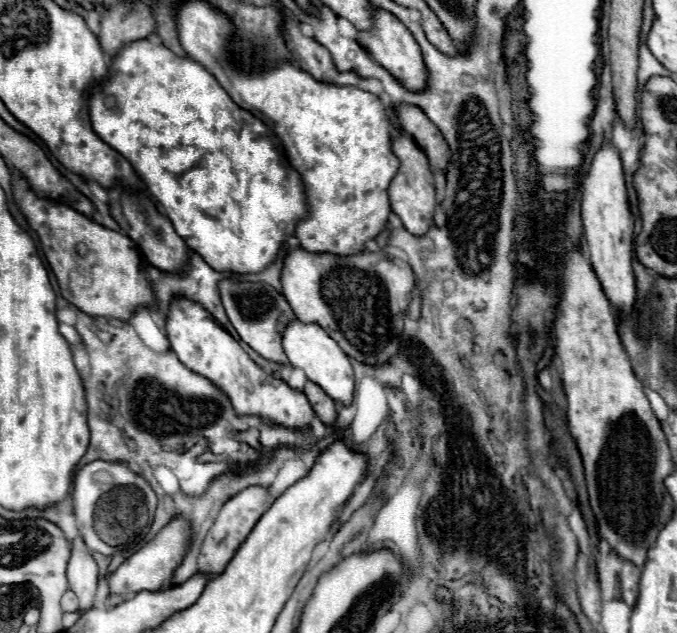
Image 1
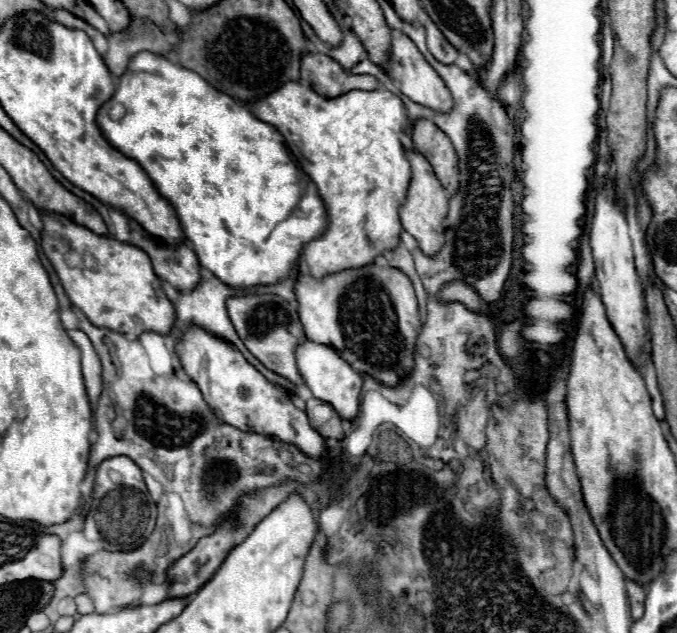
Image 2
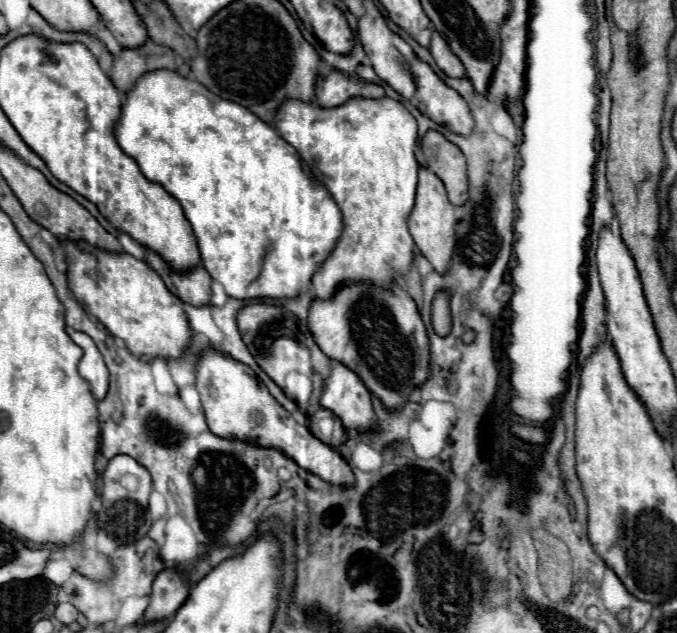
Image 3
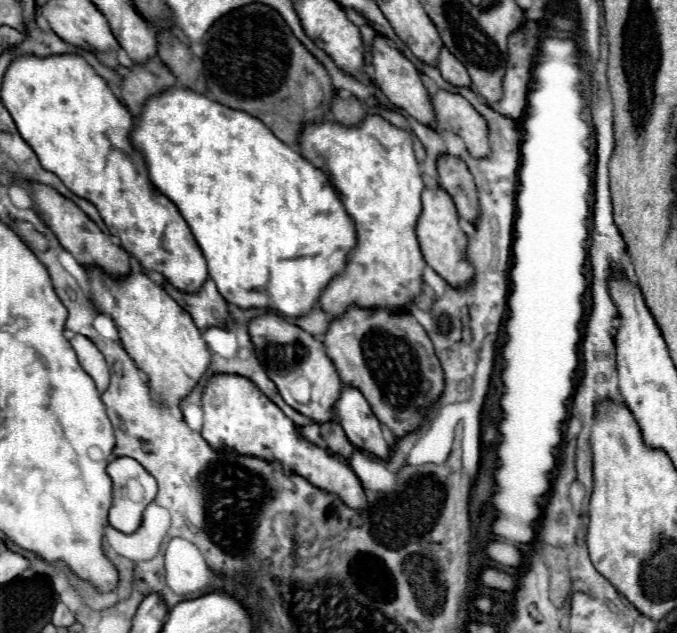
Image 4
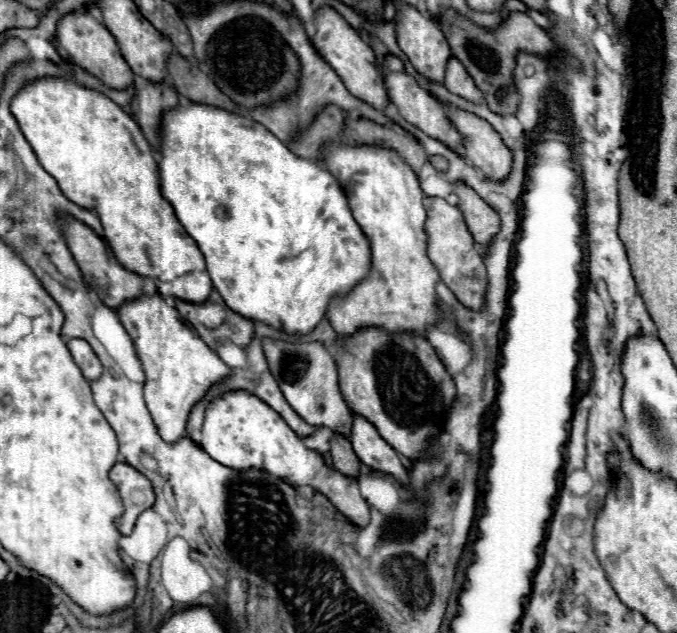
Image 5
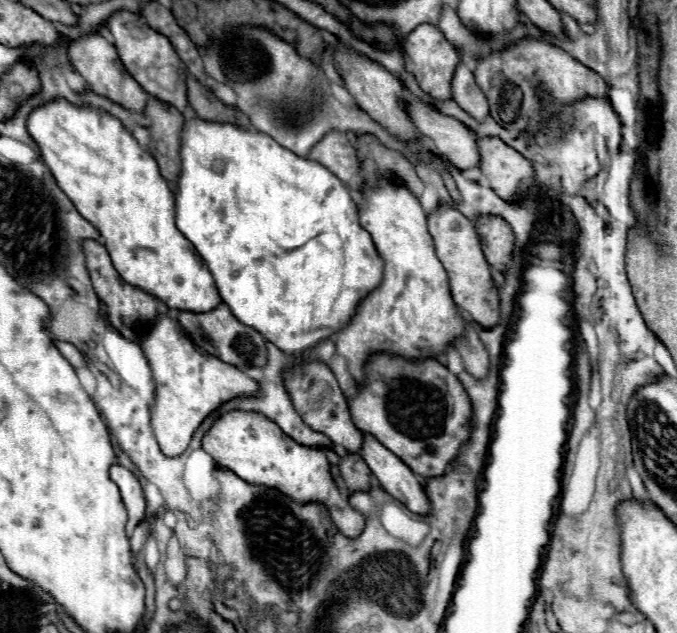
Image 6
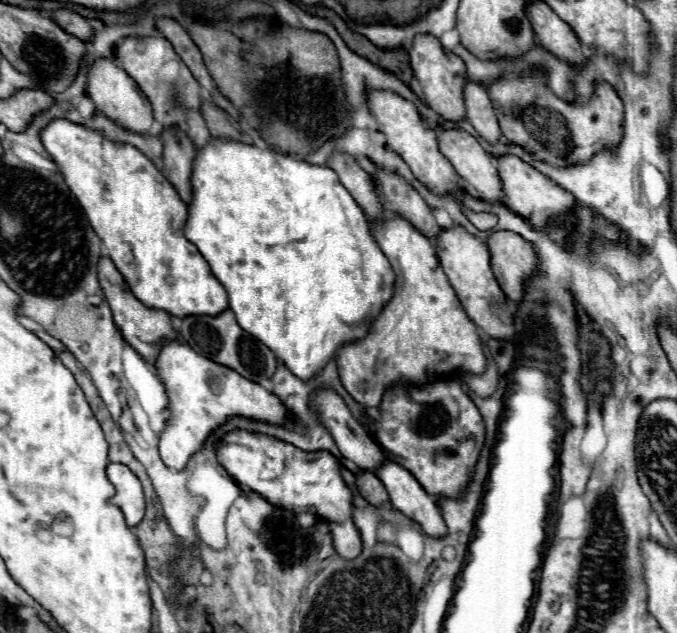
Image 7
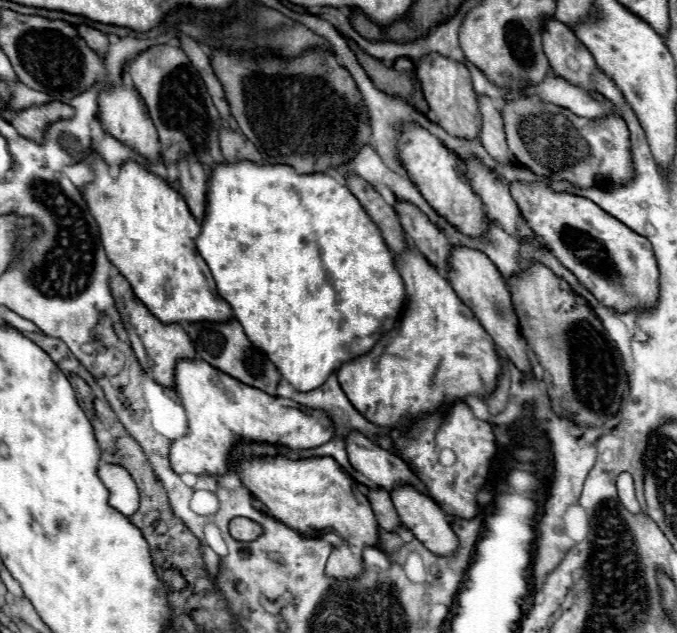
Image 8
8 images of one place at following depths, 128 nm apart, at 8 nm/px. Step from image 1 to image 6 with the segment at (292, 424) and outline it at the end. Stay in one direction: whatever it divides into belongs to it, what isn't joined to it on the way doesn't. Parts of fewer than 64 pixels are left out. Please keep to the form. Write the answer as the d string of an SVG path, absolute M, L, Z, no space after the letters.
M228 412L228 414L224 414L222 418L218 418L218 422L202 438L202 448L222 468L232 470L236 476L240 476L248 484L260 484L260 486L276 488L278 492L282 492L284 496L288 496L294 502L326 504L326 508L330 510L330 518L332 518L332 522L336 524L336 528L340 530L342 536L354 540L354 538L358 538L362 534L364 518L352 506L348 508L348 498L338 490L336 482L330 478L330 462L328 462L326 454L322 450L300 446L298 442L292 442L292 438L288 438L274 422L268 422L268 418L264 418L262 414L248 414L248 412Z

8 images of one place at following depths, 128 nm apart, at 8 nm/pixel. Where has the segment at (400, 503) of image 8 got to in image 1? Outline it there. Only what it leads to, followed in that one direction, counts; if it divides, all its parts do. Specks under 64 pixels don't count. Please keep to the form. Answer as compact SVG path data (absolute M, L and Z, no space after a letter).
M294 320L288 330L284 330L284 350L288 354L288 360L294 368L300 368L306 378L314 384L318 384L332 400L350 406L354 396L354 370L350 364L350 358L340 350L340 346L328 338L324 330L316 324L302 324L300 320Z

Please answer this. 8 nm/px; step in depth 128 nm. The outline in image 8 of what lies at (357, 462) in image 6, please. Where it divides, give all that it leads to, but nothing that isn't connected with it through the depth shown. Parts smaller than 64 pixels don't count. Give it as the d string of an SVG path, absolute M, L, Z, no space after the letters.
M380 488L378 490L370 490L368 500L372 504L372 510L376 514L376 520L378 520L380 528L386 530L386 532L398 532L402 522L400 522L398 514L396 514L396 508L394 508L392 500L390 500L390 494L386 490L380 490Z

